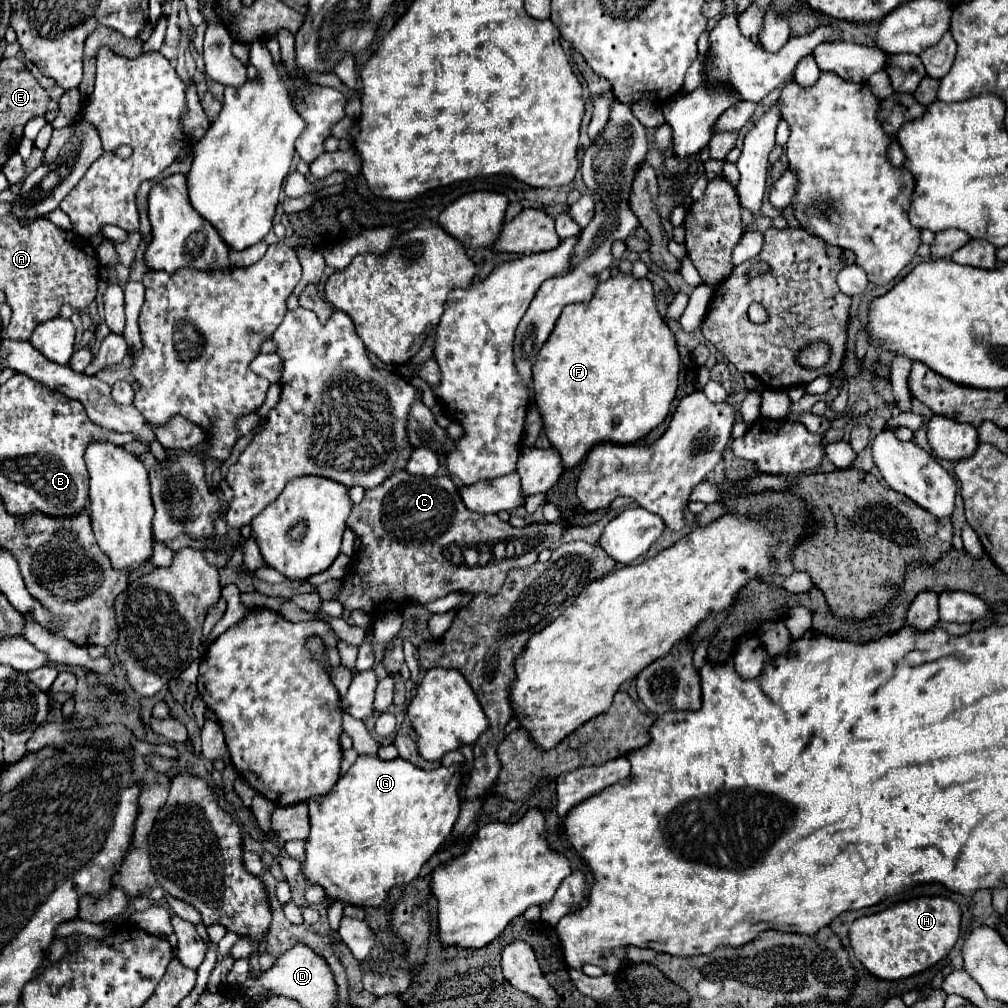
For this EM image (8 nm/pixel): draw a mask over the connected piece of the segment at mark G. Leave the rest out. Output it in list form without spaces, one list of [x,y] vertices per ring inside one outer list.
[[[361,754],[349,772],[337,780],[331,792],[307,800],[311,830],[305,838],[305,880],[311,886],[321,886],[329,904],[341,902],[343,906],[381,906],[391,888],[407,886],[419,876],[421,866],[451,834],[459,816],[459,782],[459,764],[427,772],[403,758],[381,760],[379,756]]]

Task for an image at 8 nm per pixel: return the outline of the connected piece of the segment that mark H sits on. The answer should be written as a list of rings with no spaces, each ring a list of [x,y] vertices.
[[[915,898],[899,902],[883,912],[863,916],[849,928],[853,954],[881,980],[901,980],[939,963],[959,938],[961,910],[949,898]]]

